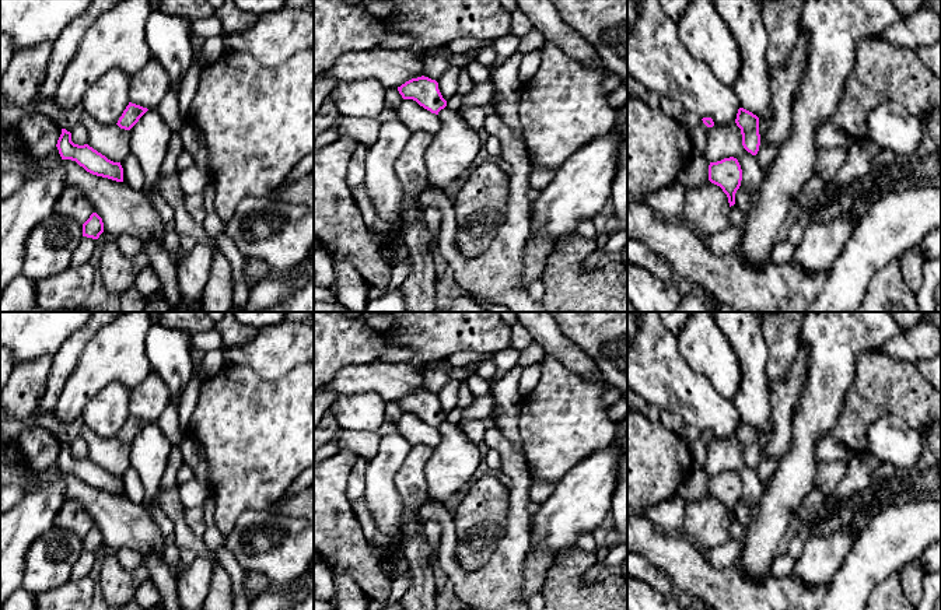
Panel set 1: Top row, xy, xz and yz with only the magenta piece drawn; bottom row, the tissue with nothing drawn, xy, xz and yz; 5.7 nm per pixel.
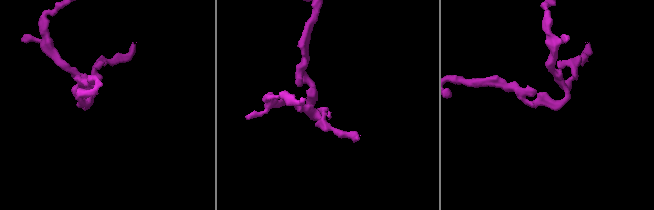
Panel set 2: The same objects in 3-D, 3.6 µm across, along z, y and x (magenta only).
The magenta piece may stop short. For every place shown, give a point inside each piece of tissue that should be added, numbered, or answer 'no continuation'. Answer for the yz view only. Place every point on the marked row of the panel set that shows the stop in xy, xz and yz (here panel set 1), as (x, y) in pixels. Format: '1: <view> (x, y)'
no continuation

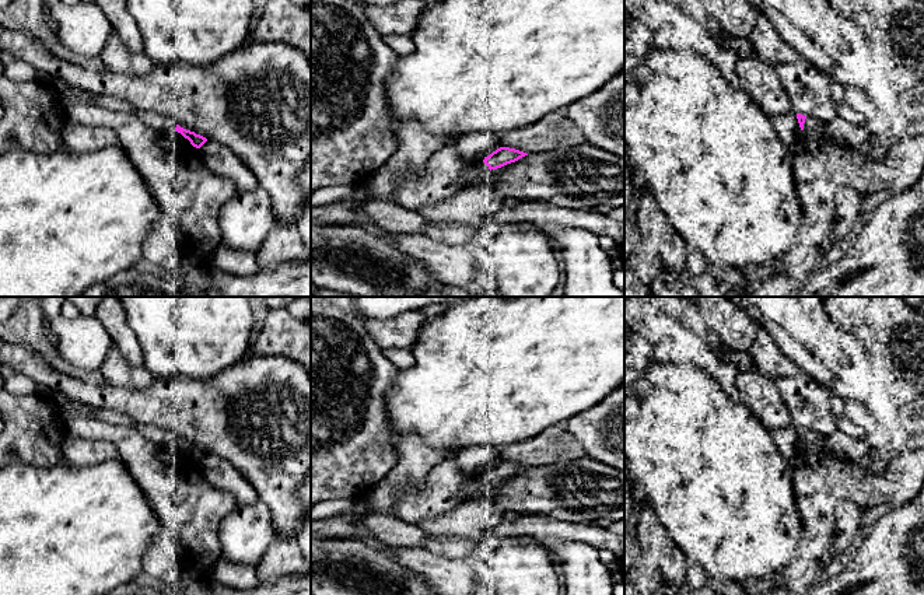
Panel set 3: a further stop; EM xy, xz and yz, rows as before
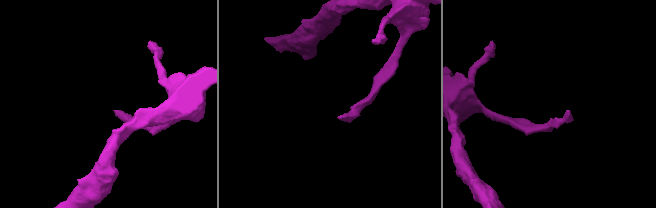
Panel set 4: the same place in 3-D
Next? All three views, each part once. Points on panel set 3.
1: yz (811, 125)

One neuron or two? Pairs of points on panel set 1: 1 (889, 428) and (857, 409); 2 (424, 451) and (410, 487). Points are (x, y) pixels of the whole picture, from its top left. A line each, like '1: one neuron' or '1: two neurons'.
1: two neurons
2: one neuron

